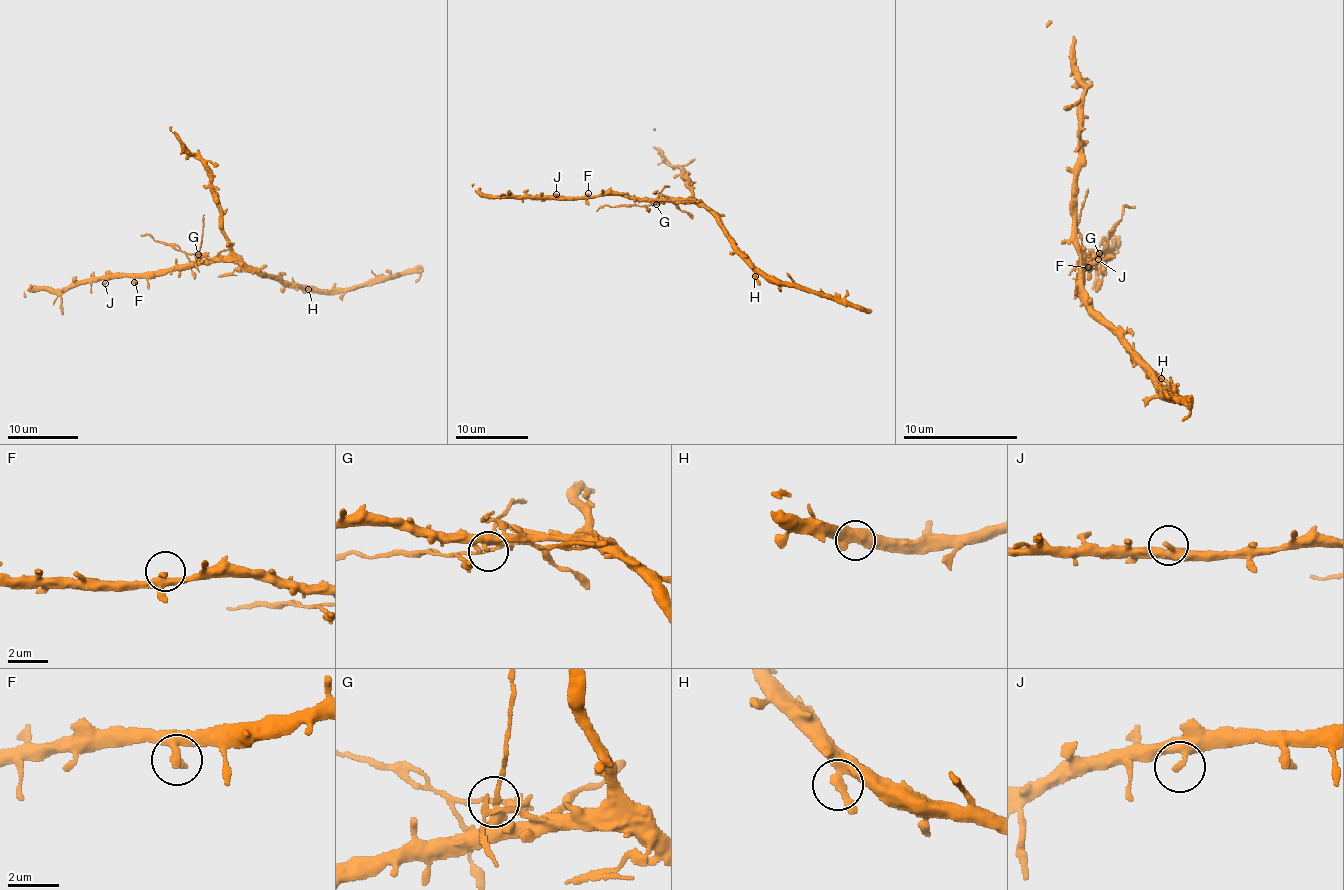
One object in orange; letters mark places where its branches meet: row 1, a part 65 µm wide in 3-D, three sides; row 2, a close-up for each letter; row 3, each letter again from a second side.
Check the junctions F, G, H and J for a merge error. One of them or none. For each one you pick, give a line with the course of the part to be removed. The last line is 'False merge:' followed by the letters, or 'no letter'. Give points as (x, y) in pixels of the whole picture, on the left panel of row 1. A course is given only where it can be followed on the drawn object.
G: course (197, 254), (179, 251), (140, 235)
False merge: G

